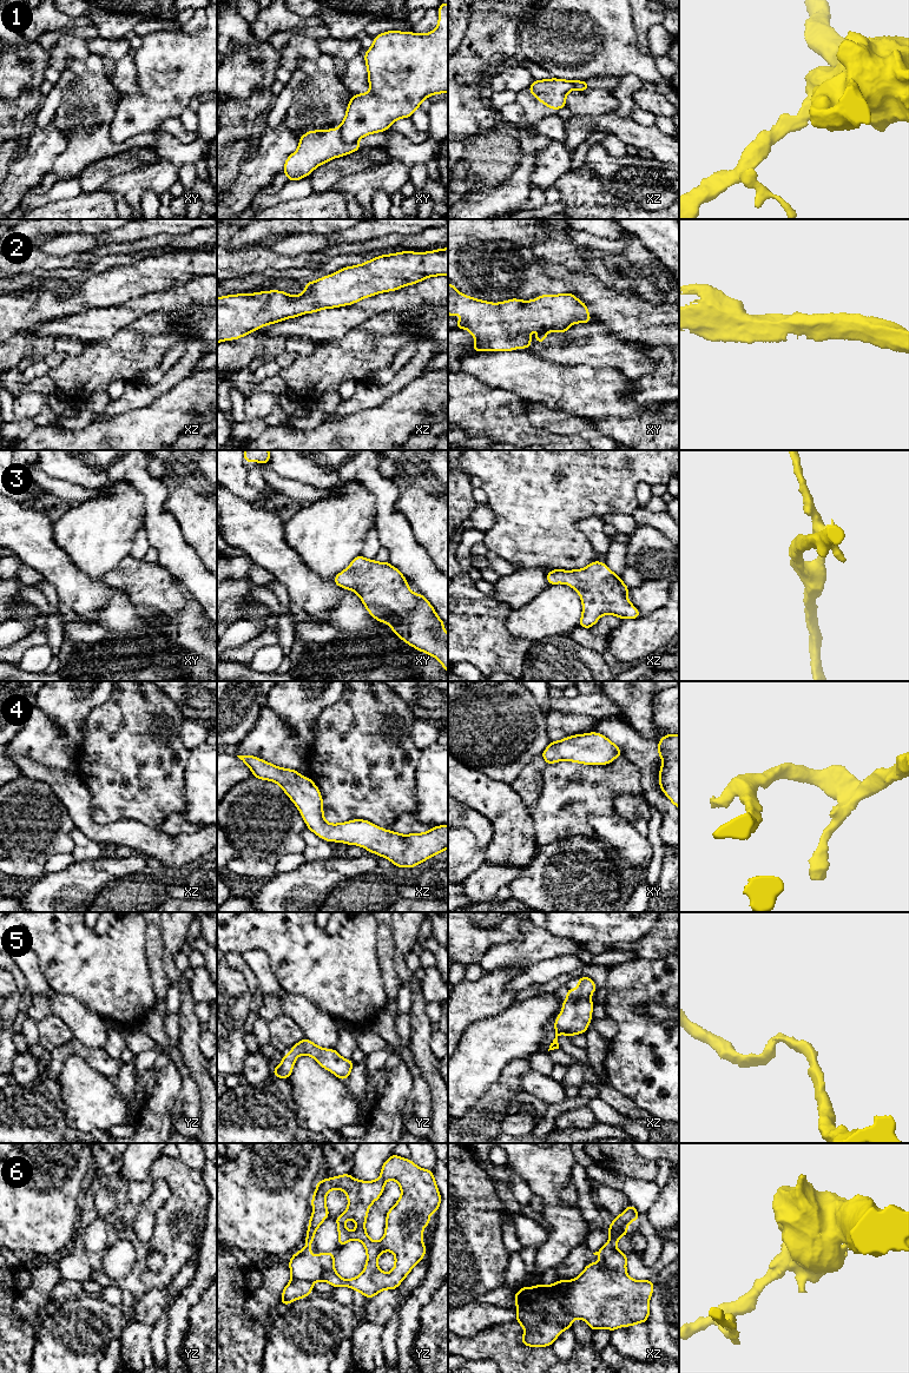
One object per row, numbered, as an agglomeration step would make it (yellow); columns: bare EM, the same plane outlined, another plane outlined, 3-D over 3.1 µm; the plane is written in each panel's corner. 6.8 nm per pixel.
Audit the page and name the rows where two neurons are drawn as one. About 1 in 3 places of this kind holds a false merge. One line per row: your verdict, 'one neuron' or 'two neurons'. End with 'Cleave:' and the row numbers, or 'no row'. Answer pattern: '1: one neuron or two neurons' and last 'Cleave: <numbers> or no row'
1: two neurons
2: one neuron
3: one neuron
4: one neuron
5: one neuron
6: two neurons
Cleave: 1, 6

